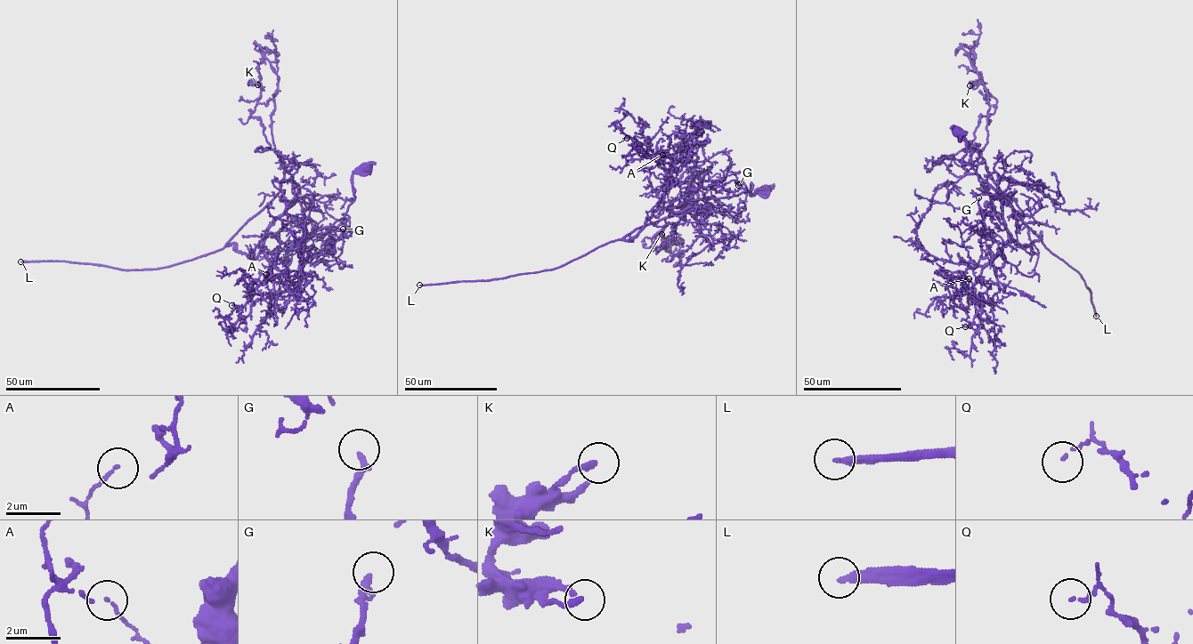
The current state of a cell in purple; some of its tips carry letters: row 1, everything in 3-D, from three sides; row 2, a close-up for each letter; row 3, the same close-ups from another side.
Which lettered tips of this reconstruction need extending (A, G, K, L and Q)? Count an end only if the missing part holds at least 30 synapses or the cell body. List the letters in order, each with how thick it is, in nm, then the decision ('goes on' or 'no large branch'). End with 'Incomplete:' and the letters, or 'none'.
A: calibre 70 nm; no large branch
G: calibre 180 nm; no large branch
K: calibre 200 nm; no large branch
L: calibre 280 nm; goes on
Q: calibre 100 nm; no large branch
Incomplete: L

